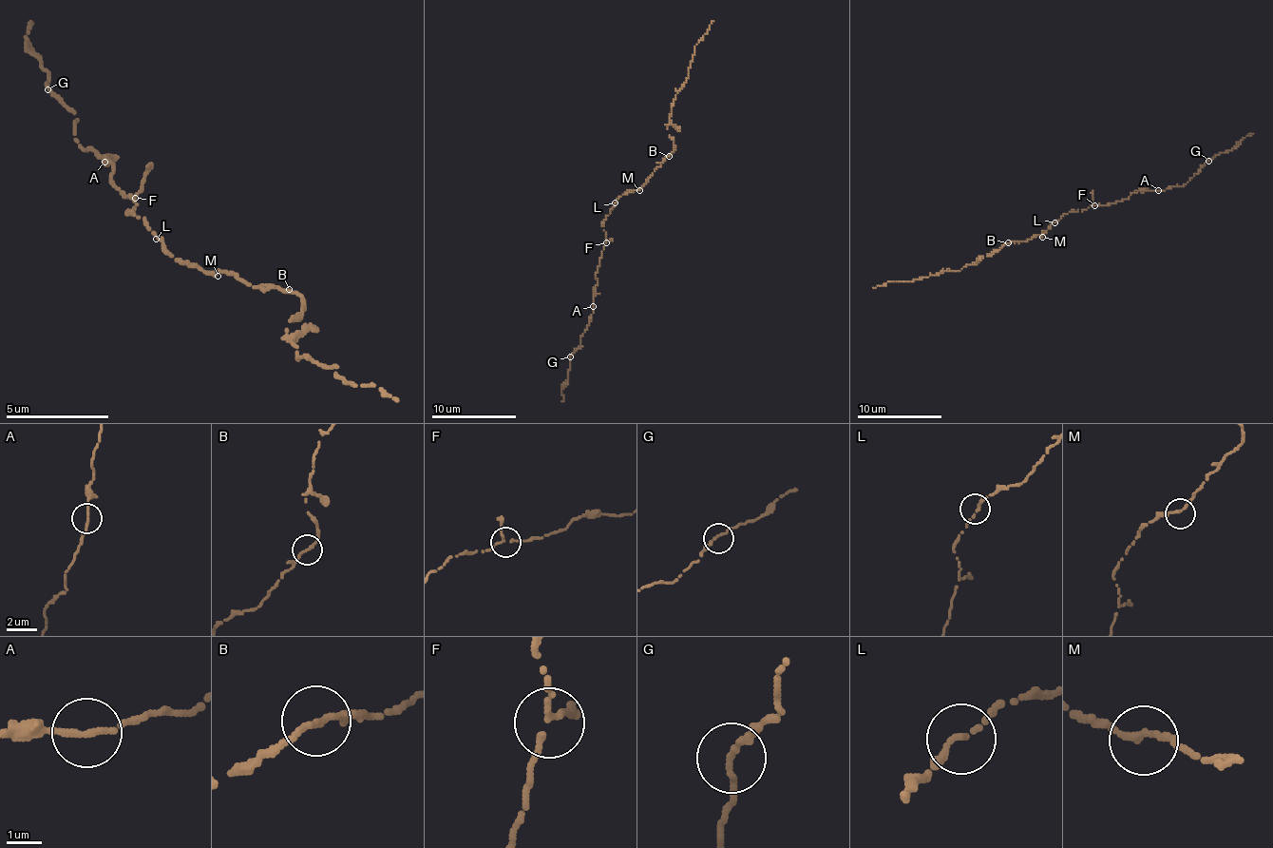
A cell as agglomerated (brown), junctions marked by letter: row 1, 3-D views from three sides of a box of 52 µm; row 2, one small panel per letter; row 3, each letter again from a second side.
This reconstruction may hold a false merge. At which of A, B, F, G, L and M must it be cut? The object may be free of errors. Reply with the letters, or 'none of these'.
none of these

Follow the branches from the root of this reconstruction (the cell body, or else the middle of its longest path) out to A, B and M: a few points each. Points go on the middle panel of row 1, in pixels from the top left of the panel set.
A: (617, 202), (604, 221), (606, 242), (596, 273), (598, 285), (593, 306)
B: (617, 202), (623, 194), (637, 190), (669, 156)
M: (617, 202), (623, 194), (639, 190)

